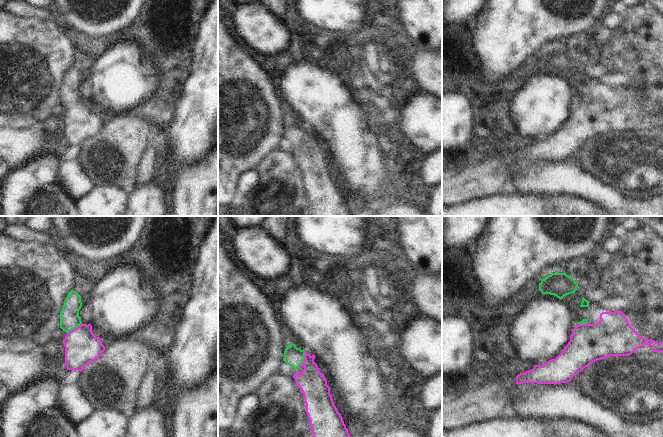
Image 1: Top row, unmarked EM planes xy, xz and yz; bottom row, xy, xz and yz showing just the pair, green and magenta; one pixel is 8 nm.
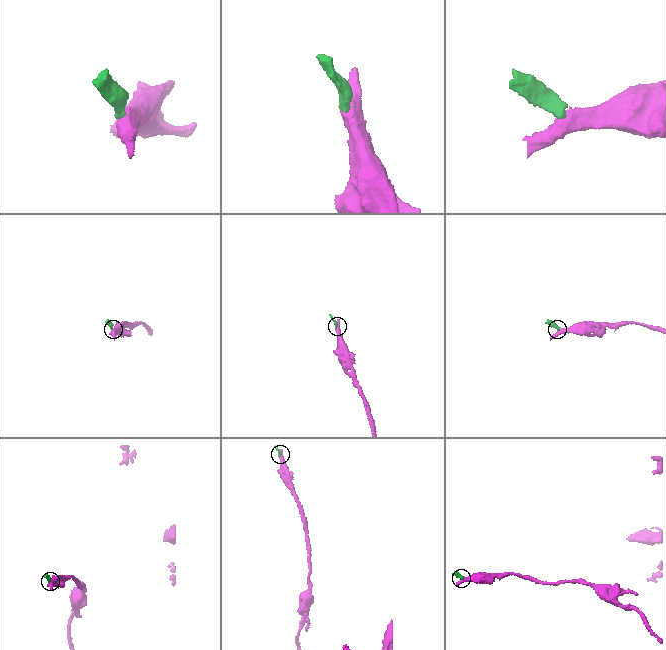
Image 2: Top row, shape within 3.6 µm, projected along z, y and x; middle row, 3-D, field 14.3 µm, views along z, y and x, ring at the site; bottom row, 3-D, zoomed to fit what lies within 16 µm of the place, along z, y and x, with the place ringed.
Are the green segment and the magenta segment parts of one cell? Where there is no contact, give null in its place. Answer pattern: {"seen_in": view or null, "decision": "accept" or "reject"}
{"seen_in": "xz", "decision": "accept"}

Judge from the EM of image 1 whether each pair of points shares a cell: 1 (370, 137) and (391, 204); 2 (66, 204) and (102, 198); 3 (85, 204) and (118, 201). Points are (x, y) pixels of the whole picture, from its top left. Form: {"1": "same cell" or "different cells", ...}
{"1": "different cells", "2": "different cells", "3": "same cell"}

